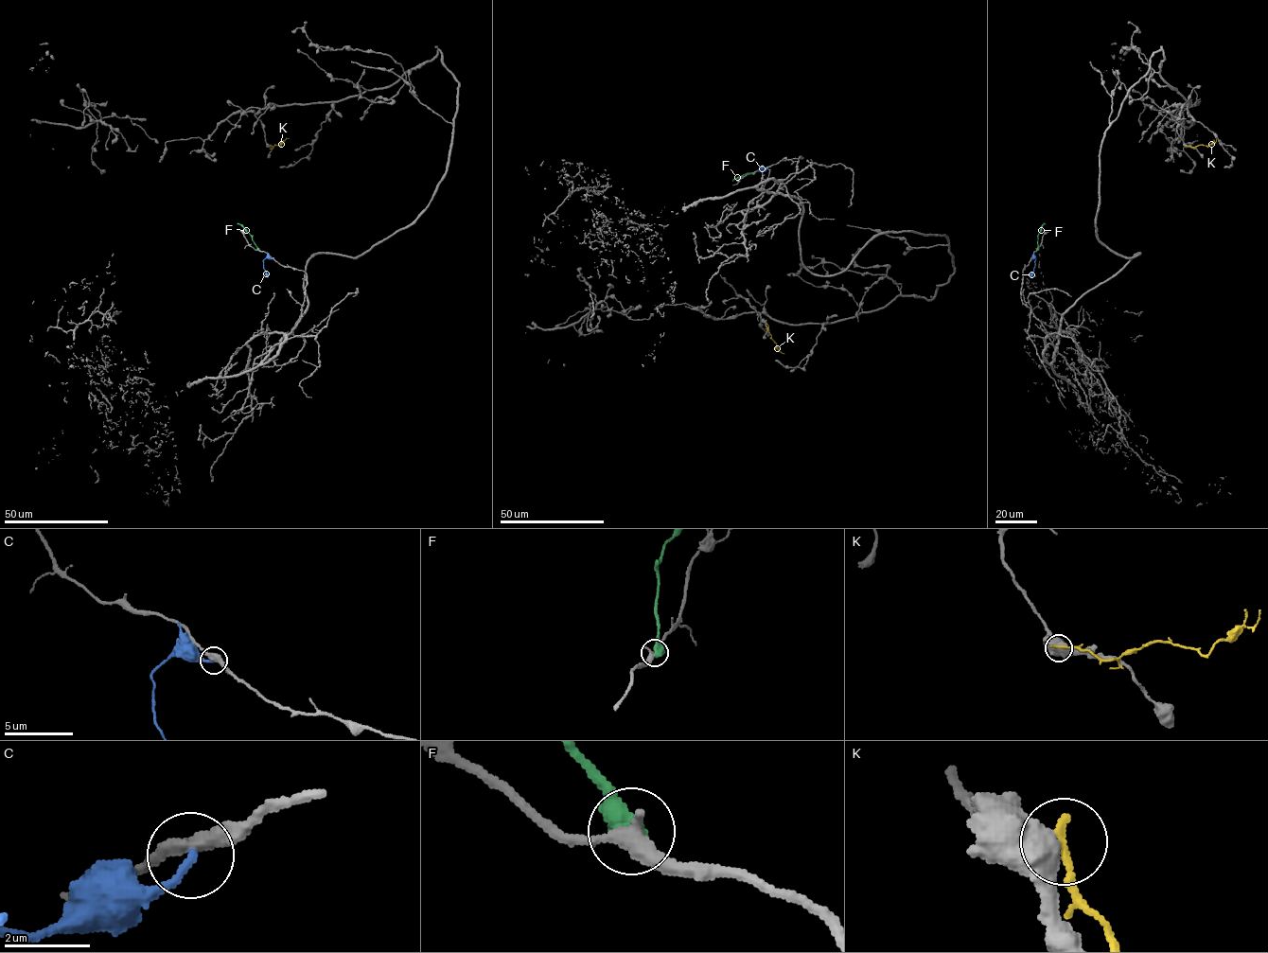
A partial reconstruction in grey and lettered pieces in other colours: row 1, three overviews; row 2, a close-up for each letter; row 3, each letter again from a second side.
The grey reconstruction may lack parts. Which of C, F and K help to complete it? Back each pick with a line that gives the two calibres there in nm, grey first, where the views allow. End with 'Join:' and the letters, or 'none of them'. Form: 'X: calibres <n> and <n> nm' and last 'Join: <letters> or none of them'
Join: none of them

